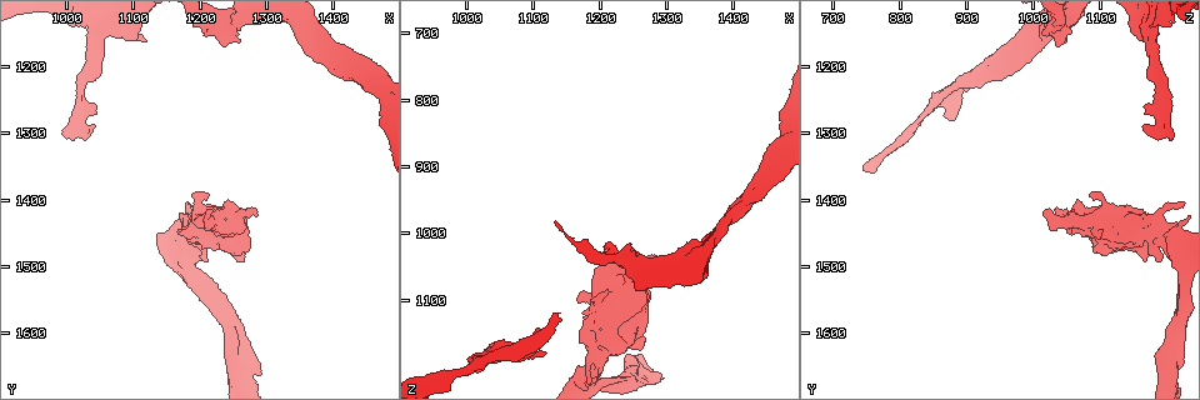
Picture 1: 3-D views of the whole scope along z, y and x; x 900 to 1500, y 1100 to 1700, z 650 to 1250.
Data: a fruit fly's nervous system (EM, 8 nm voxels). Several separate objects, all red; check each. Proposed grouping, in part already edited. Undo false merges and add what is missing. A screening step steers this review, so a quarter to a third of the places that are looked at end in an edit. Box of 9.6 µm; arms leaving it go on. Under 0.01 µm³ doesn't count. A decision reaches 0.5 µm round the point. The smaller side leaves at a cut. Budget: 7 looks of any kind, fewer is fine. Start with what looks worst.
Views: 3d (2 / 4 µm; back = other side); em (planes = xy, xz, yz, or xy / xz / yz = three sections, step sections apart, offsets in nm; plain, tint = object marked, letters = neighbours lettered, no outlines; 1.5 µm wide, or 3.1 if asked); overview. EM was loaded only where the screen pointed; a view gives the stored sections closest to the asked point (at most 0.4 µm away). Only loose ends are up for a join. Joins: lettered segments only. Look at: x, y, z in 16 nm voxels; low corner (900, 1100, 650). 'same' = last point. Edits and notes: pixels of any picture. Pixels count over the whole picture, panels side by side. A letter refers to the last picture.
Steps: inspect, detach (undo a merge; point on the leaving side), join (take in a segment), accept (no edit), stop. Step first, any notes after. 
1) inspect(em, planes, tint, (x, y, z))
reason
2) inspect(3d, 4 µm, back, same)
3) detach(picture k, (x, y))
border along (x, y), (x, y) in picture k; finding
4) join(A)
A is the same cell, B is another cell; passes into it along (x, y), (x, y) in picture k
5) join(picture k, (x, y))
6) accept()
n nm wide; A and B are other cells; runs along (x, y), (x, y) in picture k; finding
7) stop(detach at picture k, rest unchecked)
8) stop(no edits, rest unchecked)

inspect(3d, 2 µm, back, (1020, 1250, 1200))
branch point

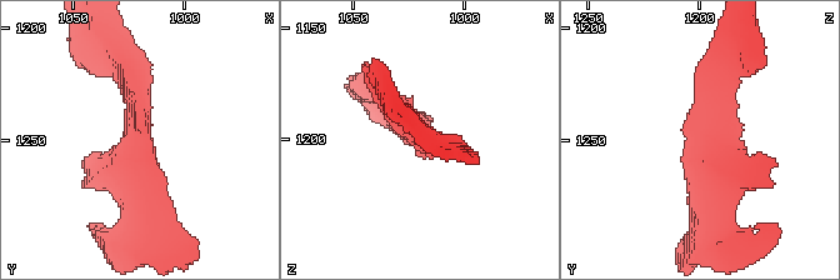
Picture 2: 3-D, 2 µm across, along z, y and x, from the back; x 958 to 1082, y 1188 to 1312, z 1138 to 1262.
inspect(em, xy, step 4, tint, (1021, 1252, 1198))
now the EM

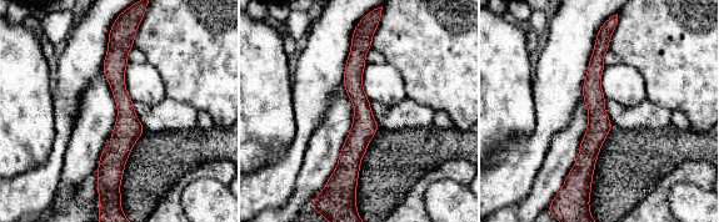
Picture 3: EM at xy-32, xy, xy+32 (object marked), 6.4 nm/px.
inspect(em, planes, letters, same)

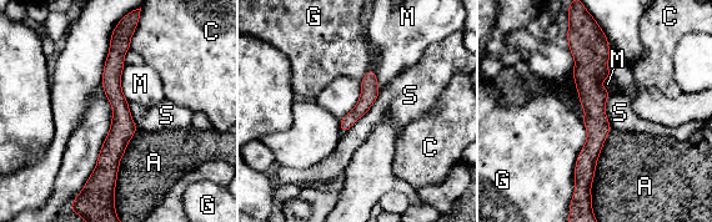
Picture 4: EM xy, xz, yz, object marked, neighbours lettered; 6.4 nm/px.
accept()
A, C, G, M and S are other cells; runs along (124, 36), (111, 186) in picture 4; one neuron here

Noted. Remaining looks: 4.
inspect(3d, 4 µm, (1285, 1415, 1035))
branch stops here

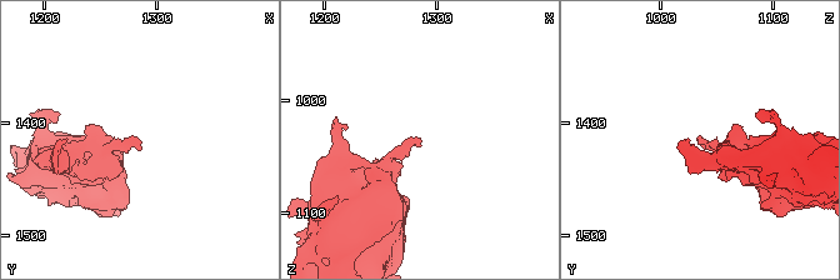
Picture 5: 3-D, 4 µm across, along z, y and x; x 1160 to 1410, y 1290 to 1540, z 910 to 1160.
inspect(em, planes, letters, (1284, 1420, 1036))
shape alone is not enough

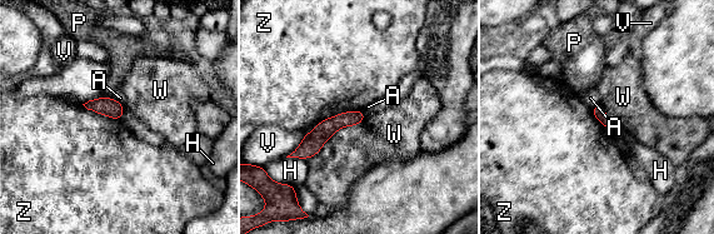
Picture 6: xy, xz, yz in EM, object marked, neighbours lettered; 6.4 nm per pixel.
accept()
A, H, P, V, W and Z are other cells; border along (362, 109), (338, 113), (316, 123) in picture 6; none of them fits

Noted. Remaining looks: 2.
inspect(em, yz, step 4, tint, (1255, 1650, 1205))
abrupt turn

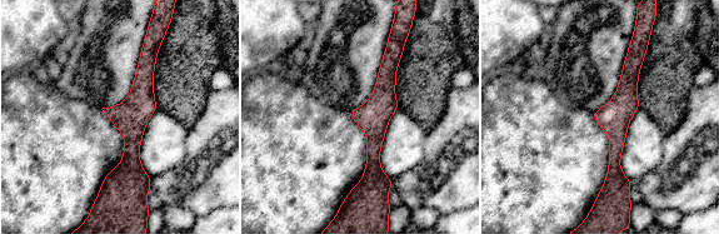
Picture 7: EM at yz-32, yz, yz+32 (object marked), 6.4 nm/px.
inspect(em, planes, letters, same)
cut it another way

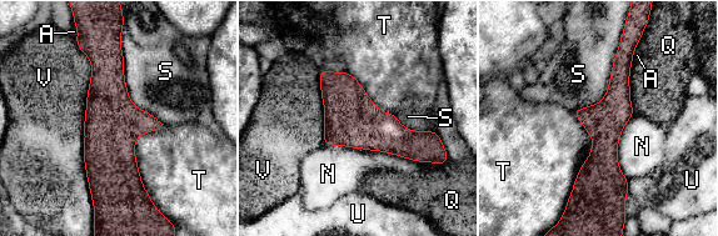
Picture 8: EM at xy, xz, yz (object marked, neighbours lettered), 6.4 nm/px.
accept()
A, N, Q, S, T, U and V are other cells; continuous, no second neuron

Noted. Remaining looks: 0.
stop(no edits, rest unchecked)

